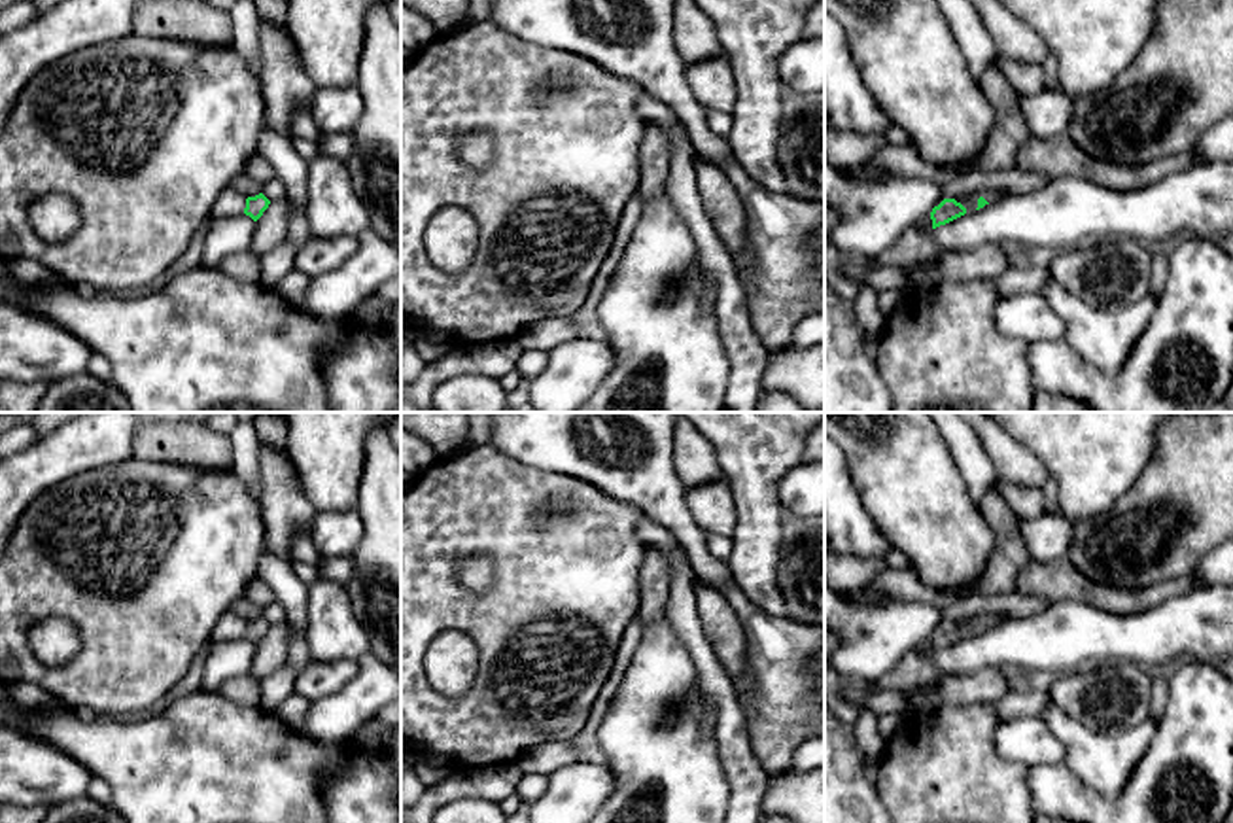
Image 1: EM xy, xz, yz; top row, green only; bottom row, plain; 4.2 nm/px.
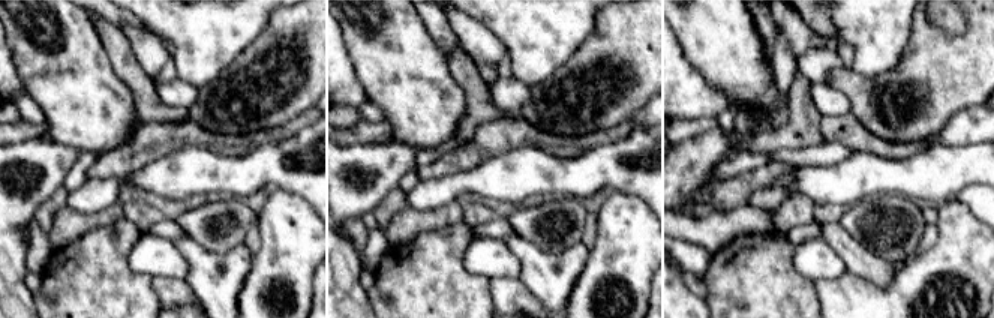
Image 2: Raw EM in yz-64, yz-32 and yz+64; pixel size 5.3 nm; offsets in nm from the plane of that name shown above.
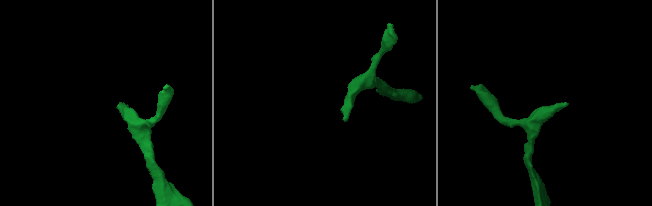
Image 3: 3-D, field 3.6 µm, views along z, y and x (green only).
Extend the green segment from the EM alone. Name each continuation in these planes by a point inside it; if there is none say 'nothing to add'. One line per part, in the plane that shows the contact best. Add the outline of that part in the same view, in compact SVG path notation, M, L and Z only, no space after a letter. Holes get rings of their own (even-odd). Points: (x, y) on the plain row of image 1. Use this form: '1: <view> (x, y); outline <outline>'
1: yz (971, 627); outline M997 615L974 617L964 622L957 622L957 626L961 626L966 632L966 636L972 636L978 632L980 621L983 621L987 626L999 626L999 624L1010 621L1010 617L997 617Z

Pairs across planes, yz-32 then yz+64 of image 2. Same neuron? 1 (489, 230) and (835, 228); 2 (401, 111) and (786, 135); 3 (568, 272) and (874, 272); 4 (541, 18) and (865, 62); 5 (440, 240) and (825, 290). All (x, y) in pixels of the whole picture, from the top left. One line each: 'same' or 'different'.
1: different
2: different
3: same
4: same
5: different

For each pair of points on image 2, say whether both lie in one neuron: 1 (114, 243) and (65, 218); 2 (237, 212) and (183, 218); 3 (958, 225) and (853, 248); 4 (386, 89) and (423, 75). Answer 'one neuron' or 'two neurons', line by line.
1: two neurons
2: one neuron
3: two neurons
4: one neuron

